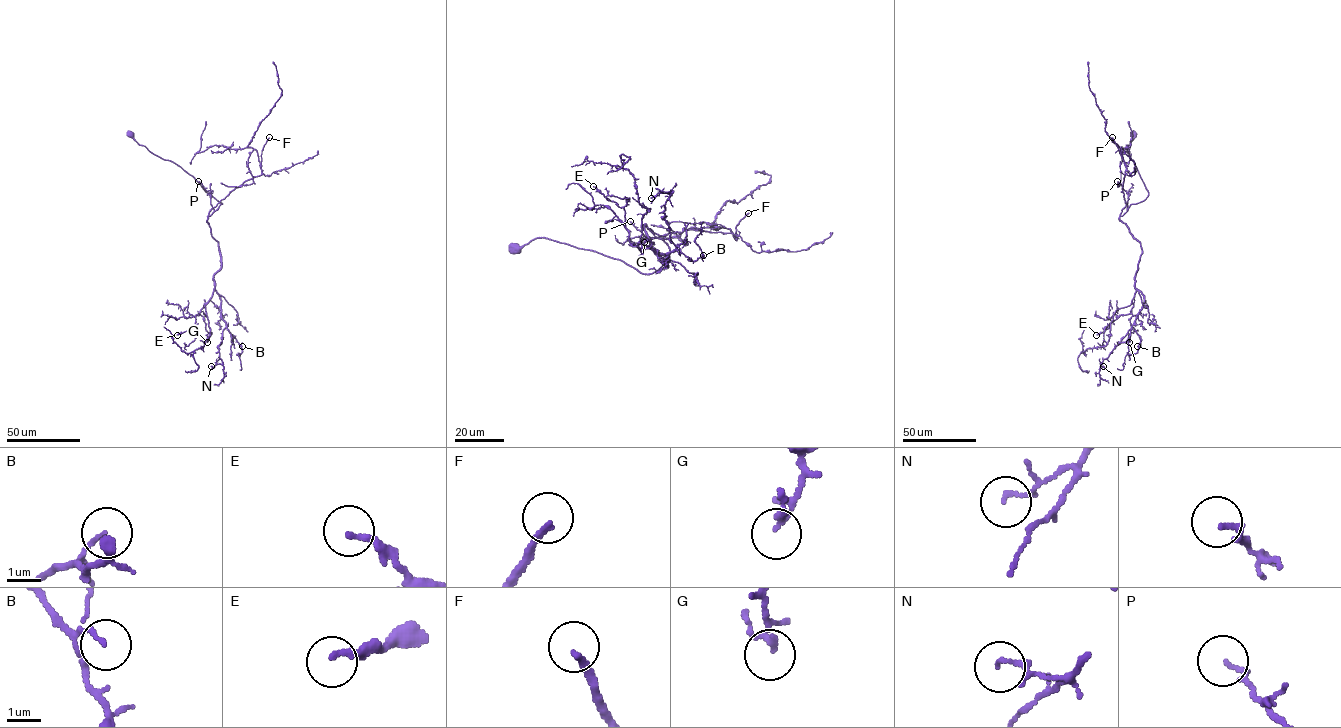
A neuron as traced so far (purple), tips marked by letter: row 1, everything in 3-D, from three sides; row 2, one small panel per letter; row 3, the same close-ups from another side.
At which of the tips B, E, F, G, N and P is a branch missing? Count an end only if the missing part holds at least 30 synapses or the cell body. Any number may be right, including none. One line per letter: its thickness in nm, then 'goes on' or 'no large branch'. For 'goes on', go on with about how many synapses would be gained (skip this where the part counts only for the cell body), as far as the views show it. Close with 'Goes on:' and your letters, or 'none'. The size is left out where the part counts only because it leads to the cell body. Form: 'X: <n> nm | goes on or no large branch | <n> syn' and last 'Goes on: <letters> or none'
B: 80 nm | no large branch
E: 180 nm | no large branch
F: 190 nm | goes on | 170 syn
G: 100 nm | no large branch
N: 130 nm | no large branch
P: 150 nm | no large branch
Goes on: F

